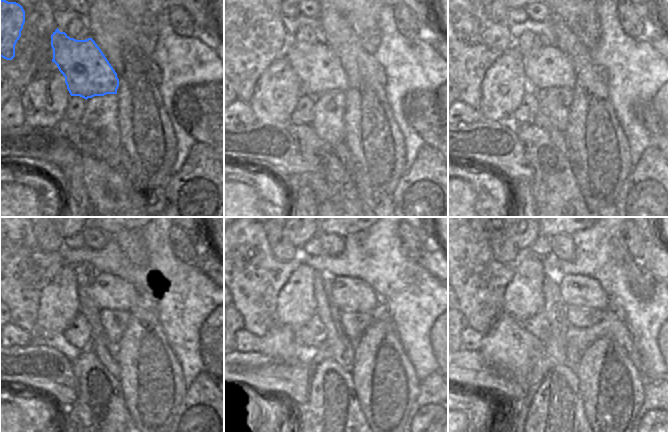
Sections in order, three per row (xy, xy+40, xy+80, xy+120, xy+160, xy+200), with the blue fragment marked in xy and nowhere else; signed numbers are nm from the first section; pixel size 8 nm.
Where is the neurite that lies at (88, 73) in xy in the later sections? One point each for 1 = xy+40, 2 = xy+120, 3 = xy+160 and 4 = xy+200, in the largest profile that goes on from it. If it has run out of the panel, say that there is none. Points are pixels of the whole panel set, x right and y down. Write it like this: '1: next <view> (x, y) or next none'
1: next xy+40 (319, 70)
2: next xy+120 (107, 292)
3: next xy+160 (348, 294)
4: next xy+200 (575, 289)

